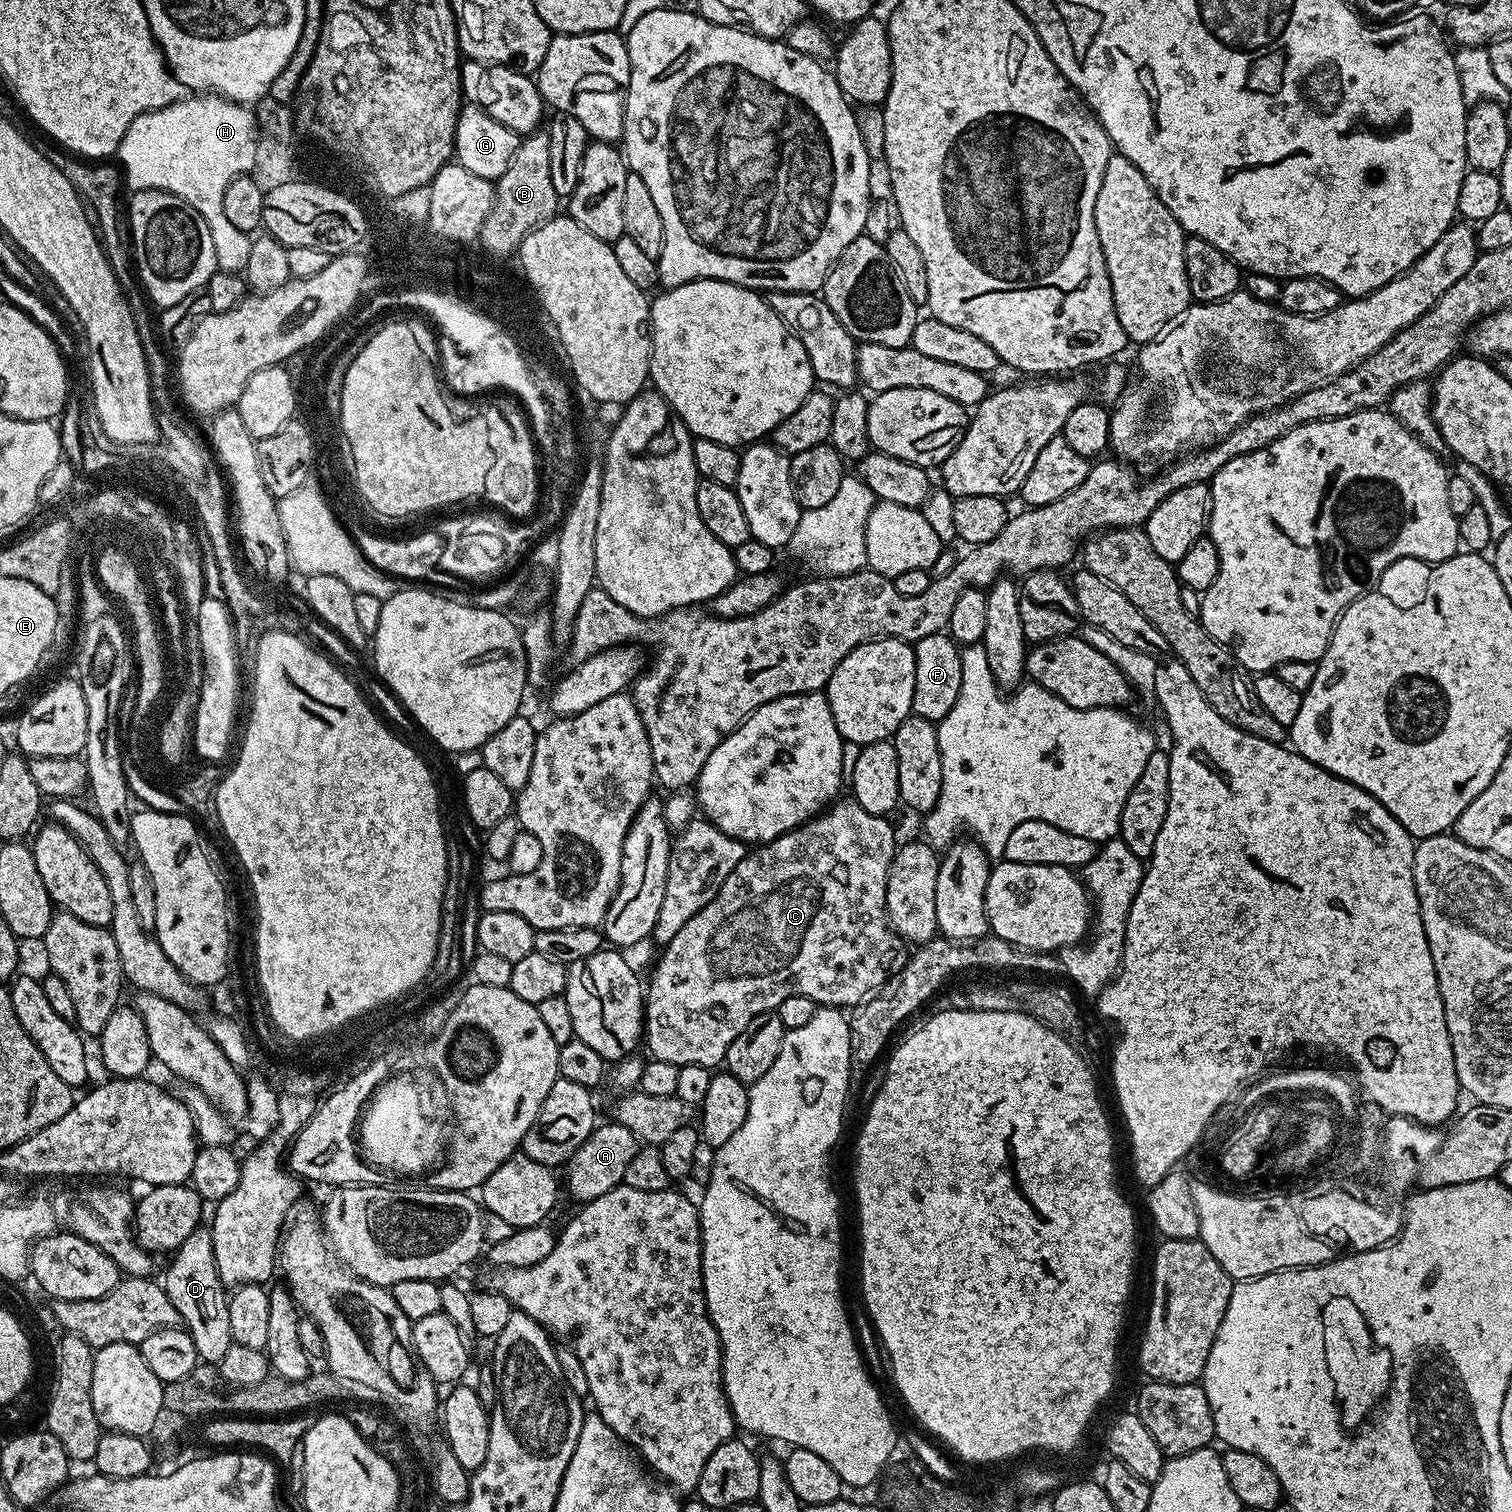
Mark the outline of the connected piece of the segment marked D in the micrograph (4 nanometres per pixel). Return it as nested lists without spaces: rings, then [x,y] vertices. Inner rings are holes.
[[[201,1226],[171,1253],[168,1269],[164,1272],[162,1283],[164,1293],[174,1302],[183,1327],[194,1338],[194,1350],[198,1350],[200,1360],[205,1364],[219,1365],[221,1358],[233,1344],[230,1334],[229,1293],[220,1281],[218,1268],[214,1262],[214,1238],[211,1227]]]

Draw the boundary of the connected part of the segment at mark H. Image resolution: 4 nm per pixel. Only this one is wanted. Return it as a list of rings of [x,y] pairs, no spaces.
[[[196,94],[191,98],[181,98],[165,108],[155,108],[153,112],[144,112],[126,130],[118,149],[119,167],[123,179],[129,189],[157,188],[163,192],[182,198],[210,226],[210,238],[214,241],[214,258],[216,267],[222,272],[243,273],[246,262],[250,258],[253,237],[240,232],[226,219],[226,209],[222,206],[222,198],[226,198],[226,186],[234,178],[251,173],[254,166],[254,152],[258,139],[256,113],[251,107],[234,104],[230,100],[215,94]]]

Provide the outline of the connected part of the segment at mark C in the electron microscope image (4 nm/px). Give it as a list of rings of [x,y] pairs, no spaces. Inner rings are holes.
[[[851,798],[841,799],[839,802],[833,803],[827,810],[819,813],[815,818],[808,821],[806,824],[800,825],[798,828],[793,828],[792,831],[782,834],[777,840],[770,841],[769,844],[761,844],[753,847],[751,851],[744,855],[742,862],[738,862],[738,866],[734,866],[734,870],[726,878],[726,882],[722,882],[722,886],[718,890],[718,894],[711,902],[704,908],[698,910],[698,914],[694,914],[694,918],[690,918],[690,922],[686,922],[686,926],[682,926],[682,930],[678,930],[678,934],[674,934],[672,941],[666,945],[663,945],[662,951],[664,952],[660,956],[660,961],[656,964],[656,969],[652,972],[652,981],[647,981],[646,984],[646,1007],[644,1010],[644,1035],[642,1037],[643,1043],[648,1043],[648,1056],[654,1060],[661,1060],[662,1062],[670,1062],[677,1066],[702,1066],[709,1070],[715,1069],[717,1066],[723,1065],[724,1055],[726,1050],[730,1046],[730,1042],[734,1042],[734,1038],[738,1038],[738,1034],[742,1034],[742,1029],[750,1023],[750,1018],[754,1018],[758,1014],[763,1012],[770,1012],[776,1010],[780,1003],[786,998],[790,998],[792,995],[802,995],[806,998],[810,998],[820,1006],[835,1006],[841,1010],[851,1009],[853,1006],[859,1006],[869,999],[877,990],[884,987],[888,983],[893,973],[901,972],[904,968],[904,962],[906,959],[905,941],[901,940],[895,932],[892,931],[888,923],[888,911],[886,910],[886,882],[888,881],[888,865],[892,862],[892,856],[896,853],[898,847],[898,839],[894,833],[888,829],[888,820],[883,816],[875,816],[870,814],[870,810],[862,810],[862,806],[858,806],[856,801]]]

